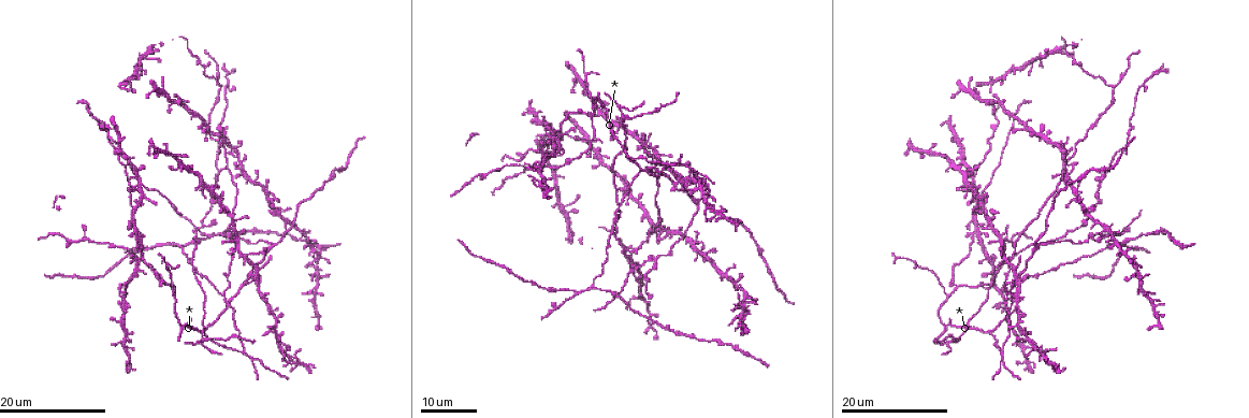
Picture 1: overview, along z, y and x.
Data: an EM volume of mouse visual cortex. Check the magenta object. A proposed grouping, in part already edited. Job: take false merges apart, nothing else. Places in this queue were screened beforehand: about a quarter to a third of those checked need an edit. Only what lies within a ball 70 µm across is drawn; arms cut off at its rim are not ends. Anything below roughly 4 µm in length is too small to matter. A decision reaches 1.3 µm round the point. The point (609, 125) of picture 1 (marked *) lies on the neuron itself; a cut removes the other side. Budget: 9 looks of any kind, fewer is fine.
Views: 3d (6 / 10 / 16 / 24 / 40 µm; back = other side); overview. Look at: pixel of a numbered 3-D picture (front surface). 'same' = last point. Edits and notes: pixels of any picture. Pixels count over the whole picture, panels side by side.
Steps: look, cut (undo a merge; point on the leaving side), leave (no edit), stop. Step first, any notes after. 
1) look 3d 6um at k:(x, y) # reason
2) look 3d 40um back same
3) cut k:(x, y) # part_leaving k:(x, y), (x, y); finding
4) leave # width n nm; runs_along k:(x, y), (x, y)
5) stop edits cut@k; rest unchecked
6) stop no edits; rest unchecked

look 3d 24um at 1:(948, 325) # three arms meet

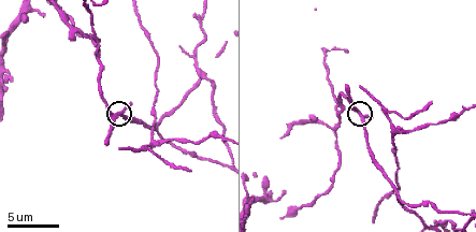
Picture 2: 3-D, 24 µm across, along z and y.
look 3d 6um at 2:(119, 113)

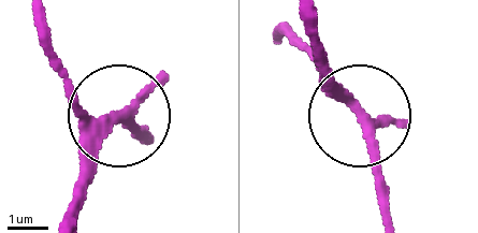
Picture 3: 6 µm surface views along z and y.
leave # arms 3; runs_along 3:(386, 210), (372, 139), (317, 60); continuous, no second neuron

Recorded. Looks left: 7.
look 3d 16um at 1:(1037, 246) # a fork

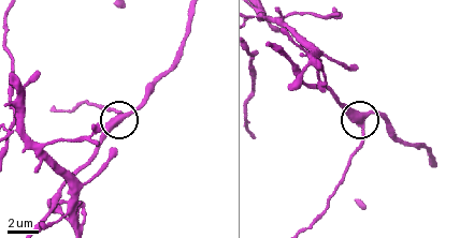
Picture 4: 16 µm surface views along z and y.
look 3d 6um at 4:(364, 118)

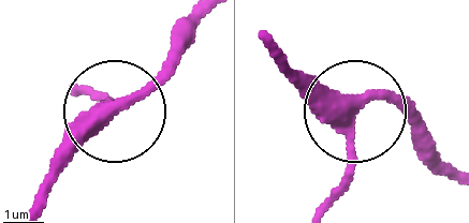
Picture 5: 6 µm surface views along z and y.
leave # width 350 nm; runs_along 5:(262, 43), (345, 104), (345, 176), (324, 213); all the same neuron

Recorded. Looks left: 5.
look 3d 24um at 1:(143, 259) # thick turns thin

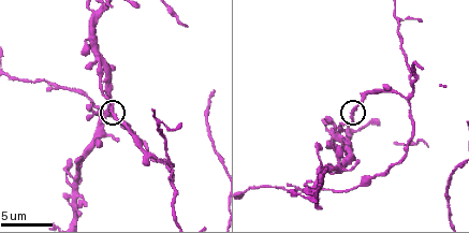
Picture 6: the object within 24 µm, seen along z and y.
look 3d 10um at 6:(113, 115)

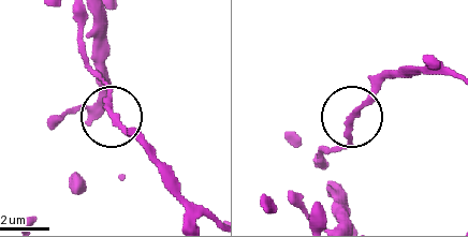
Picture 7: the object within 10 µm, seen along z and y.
leave # runs_along 7:(209, 218), (117, 123), (108, 93), (88, 71); all the same neuron

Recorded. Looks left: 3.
look 3d 16um at 6:(408, 98) # branch point

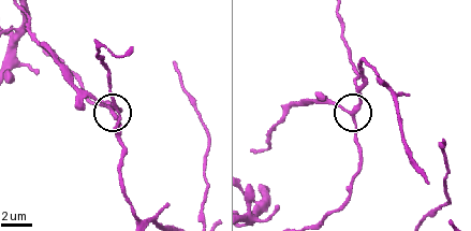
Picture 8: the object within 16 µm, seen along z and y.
leave # arms 3; all the same neuron

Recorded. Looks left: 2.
stop no edits; rest unchecked

